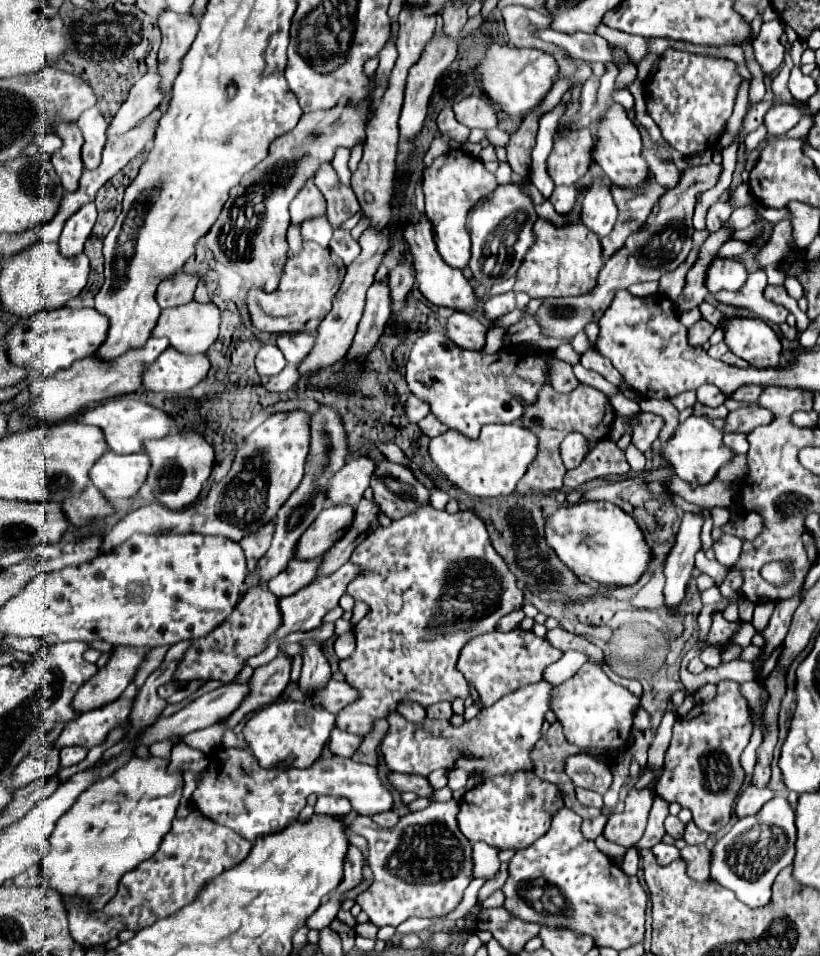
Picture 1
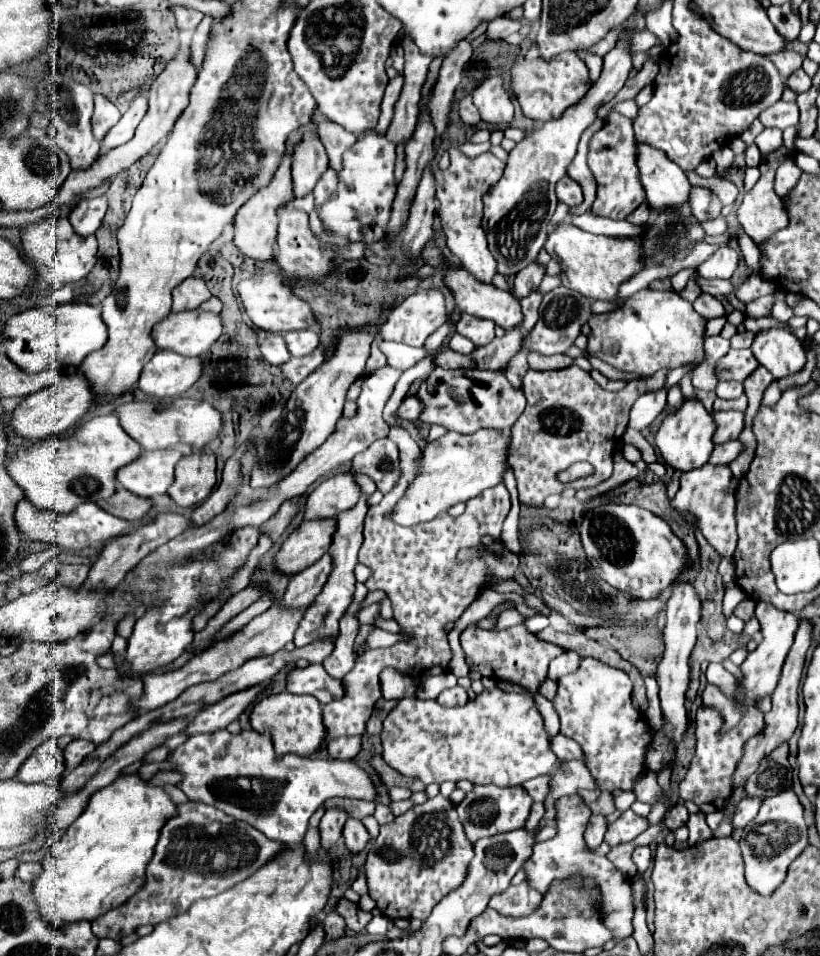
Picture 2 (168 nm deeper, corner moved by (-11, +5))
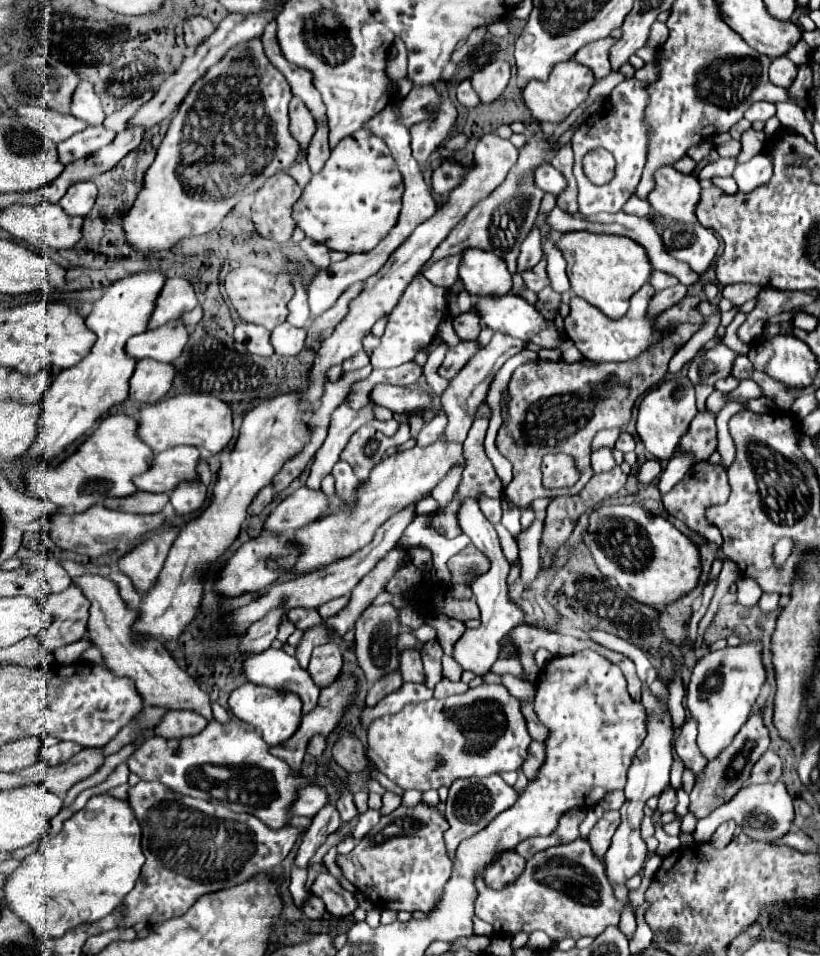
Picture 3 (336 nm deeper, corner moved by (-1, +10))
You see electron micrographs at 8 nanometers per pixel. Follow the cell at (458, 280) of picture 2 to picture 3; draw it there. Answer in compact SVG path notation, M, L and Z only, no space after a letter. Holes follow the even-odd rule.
M505 294L505 296L499 296L499 298L477 298L475 306L477 314L483 318L483 322L501 332L501 334L507 334L507 336L513 336L513 338L519 338L523 342L533 342L533 344L541 344L541 346L547 346L547 348L559 348L563 346L563 340L561 336L557 334L557 328L553 322L545 320L531 304L527 304L523 298L515 296L515 294Z

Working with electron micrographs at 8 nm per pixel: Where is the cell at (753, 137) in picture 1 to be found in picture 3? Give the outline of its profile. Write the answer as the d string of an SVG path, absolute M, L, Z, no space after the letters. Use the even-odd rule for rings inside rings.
M729 140L727 144L717 146L719 156L727 156L727 158L737 158L741 152L741 142L739 140Z

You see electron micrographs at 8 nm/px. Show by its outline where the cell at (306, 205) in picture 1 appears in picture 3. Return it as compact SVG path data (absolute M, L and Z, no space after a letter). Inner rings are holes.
M293 98L289 104L289 132L301 146L301 158L307 154L307 146L315 134L315 122L309 110L303 106L299 98Z

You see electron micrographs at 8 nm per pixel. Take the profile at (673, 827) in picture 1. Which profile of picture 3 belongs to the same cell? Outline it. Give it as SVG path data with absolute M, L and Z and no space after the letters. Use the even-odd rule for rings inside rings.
M669 786L669 788L665 788L663 794L661 794L657 810L659 810L659 812L673 812L675 806L677 806L677 792Z

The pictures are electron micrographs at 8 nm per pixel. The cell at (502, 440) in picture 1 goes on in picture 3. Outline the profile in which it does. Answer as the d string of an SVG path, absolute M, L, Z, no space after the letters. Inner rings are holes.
M443 436L429 446L413 446L411 450L395 452L395 454L383 458L383 462L379 462L371 470L369 478L359 488L359 498L353 508L343 506L341 512L315 520L295 532L293 544L299 548L301 554L297 558L293 572L333 564L341 558L355 554L357 550L361 550L363 546L367 546L373 540L375 530L385 520L389 520L399 510L403 510L403 506L415 506L419 500L427 498L433 492L433 488L455 466L459 466L459 468L467 466L465 456L463 456L463 446L457 442L447 442Z

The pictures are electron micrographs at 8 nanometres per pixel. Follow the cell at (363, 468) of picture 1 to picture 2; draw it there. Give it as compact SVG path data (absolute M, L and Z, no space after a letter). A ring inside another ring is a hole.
M339 473L321 481L305 501L303 519L335 519L341 511L357 505L361 489L351 473Z

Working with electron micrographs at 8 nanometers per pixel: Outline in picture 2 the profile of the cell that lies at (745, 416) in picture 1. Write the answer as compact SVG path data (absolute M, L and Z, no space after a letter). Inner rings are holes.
M715 411L715 433L713 443L727 443L731 439L737 439L743 429L743 413L741 411Z

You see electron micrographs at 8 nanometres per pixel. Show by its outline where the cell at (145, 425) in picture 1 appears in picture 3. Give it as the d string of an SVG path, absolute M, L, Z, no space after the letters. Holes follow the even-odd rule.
M177 394L157 404L141 406L135 420L137 420L137 436L141 438L141 442L151 446L155 454L181 444L205 448L211 454L217 454L217 452L223 452L233 438L231 408L225 402L205 394ZM189 414L201 414L201 416L189 416Z

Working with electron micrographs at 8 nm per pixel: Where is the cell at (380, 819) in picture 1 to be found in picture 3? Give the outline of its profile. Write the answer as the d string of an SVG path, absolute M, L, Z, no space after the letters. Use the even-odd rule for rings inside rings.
M367 810L365 814L361 814L361 816L359 816L359 824L357 824L355 832L353 832L353 838L355 838L355 840L361 840L361 838L379 822L379 818L381 818L379 810Z

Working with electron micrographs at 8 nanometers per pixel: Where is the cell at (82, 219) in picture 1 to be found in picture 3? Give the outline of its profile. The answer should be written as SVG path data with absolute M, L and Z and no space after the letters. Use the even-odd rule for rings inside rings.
M79 182L67 190L67 194L59 200L59 206L65 210L65 214L77 214L87 216L93 208L97 198L97 186L93 182Z

